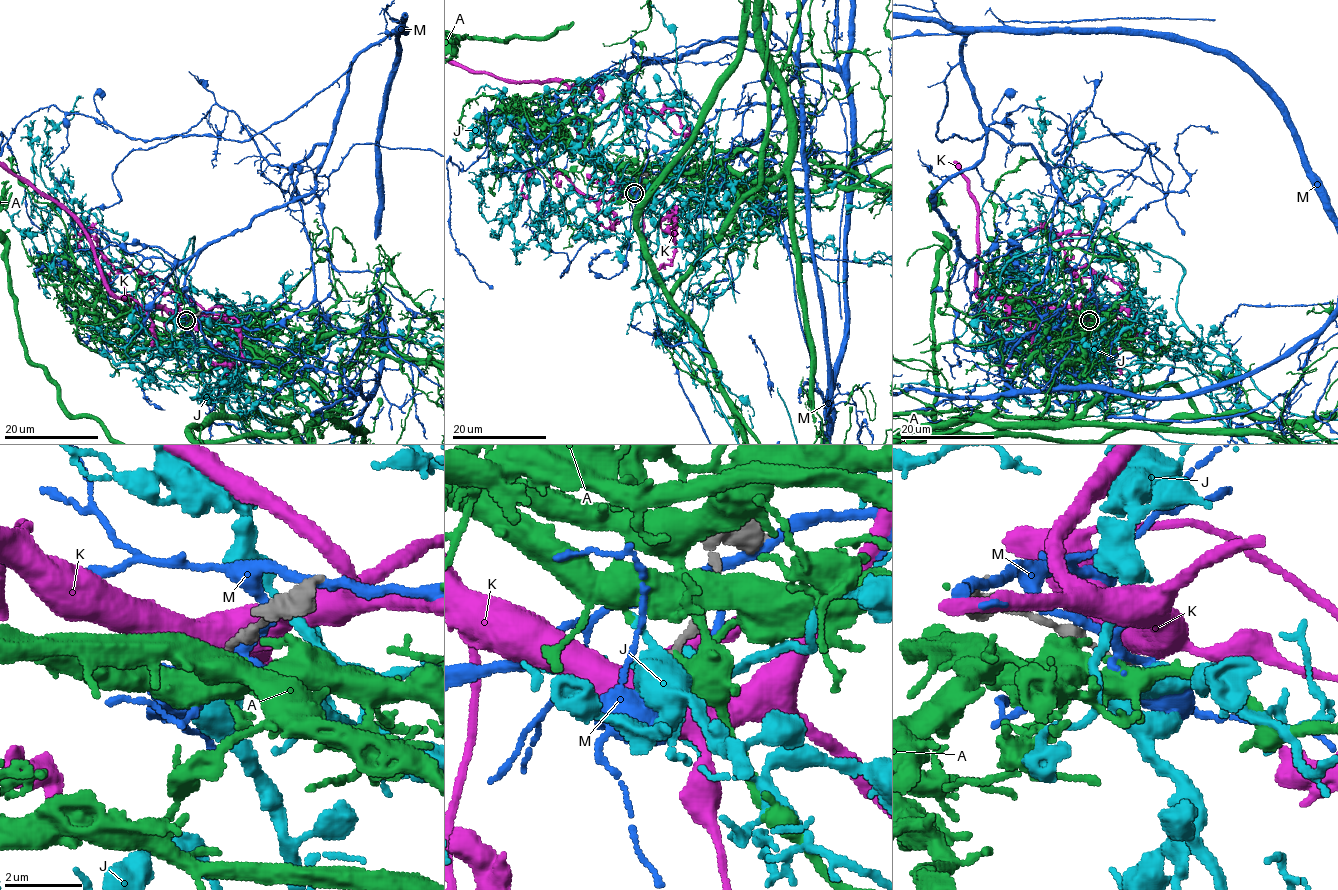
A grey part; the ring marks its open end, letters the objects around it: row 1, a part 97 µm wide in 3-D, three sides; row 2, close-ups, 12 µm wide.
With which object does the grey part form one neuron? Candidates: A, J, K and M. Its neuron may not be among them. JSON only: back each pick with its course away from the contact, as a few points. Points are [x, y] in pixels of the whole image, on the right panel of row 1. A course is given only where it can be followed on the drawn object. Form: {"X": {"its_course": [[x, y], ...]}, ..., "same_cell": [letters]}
{"same_cell": []}

